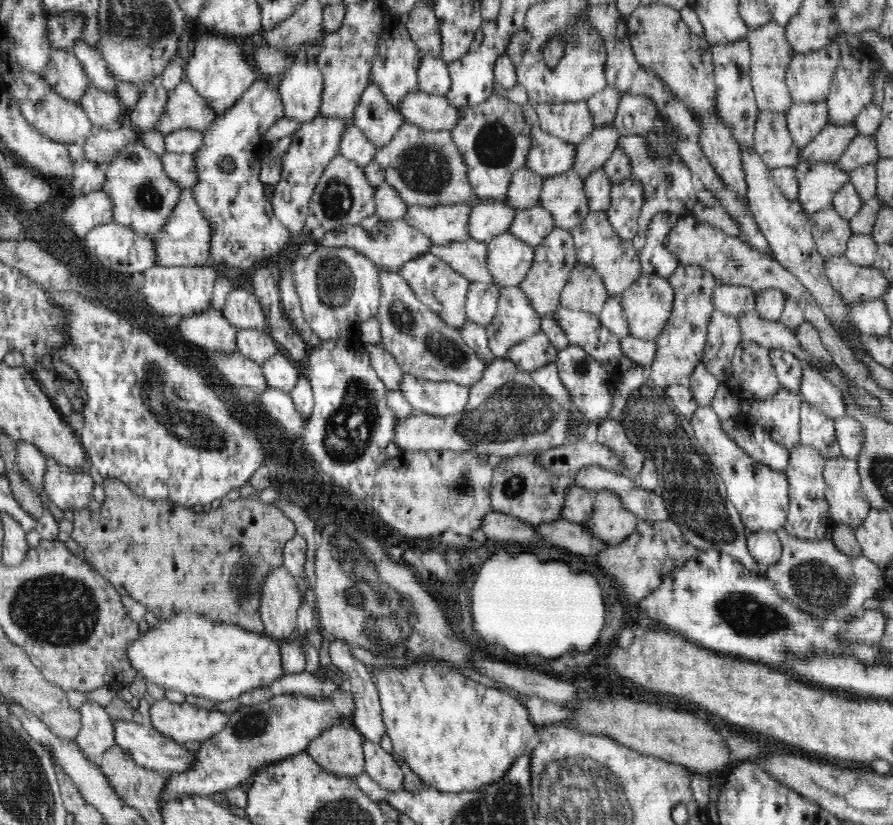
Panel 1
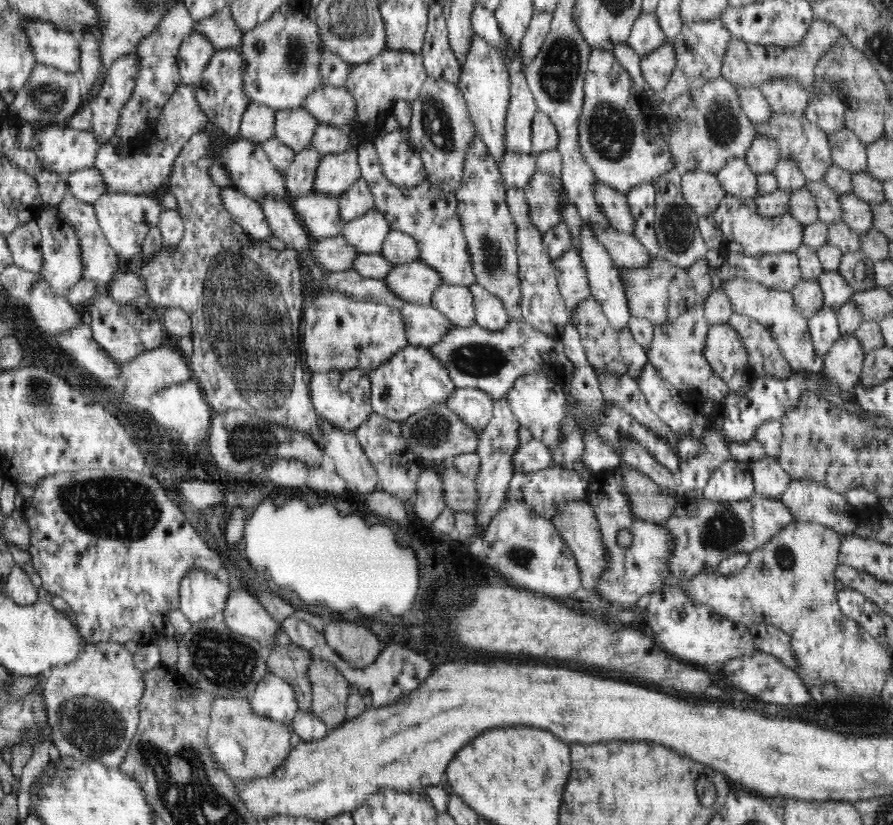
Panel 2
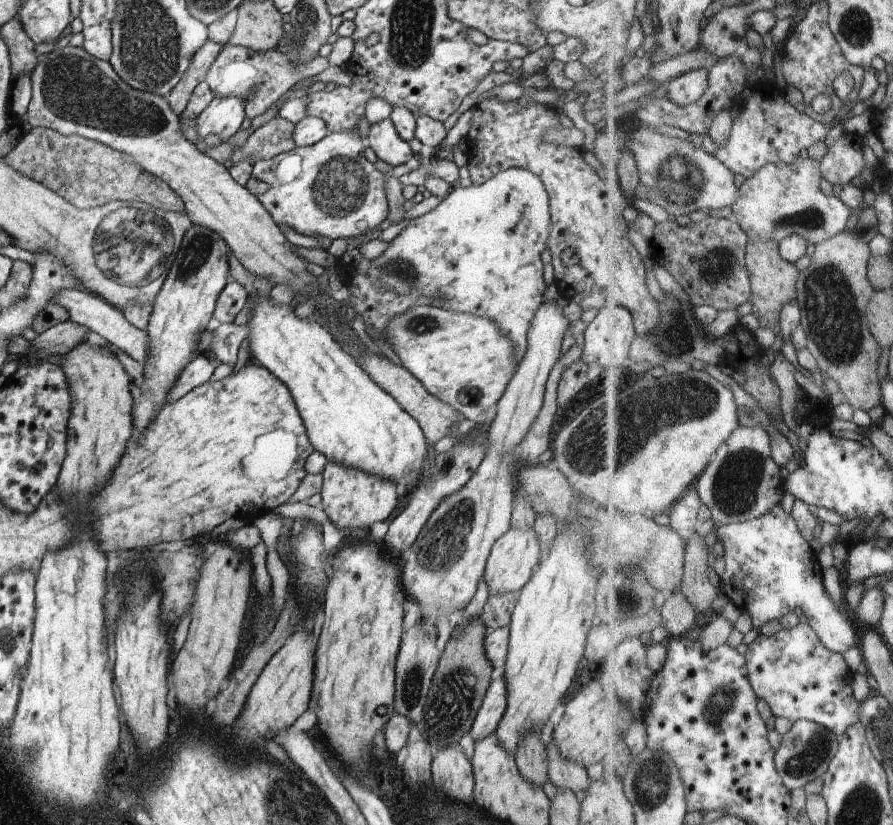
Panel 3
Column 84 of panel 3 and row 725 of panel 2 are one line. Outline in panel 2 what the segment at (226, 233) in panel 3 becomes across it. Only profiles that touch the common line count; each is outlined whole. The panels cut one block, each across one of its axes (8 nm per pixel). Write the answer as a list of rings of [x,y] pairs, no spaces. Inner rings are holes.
[[[118,642],[87,643],[79,660],[68,665],[54,666],[47,676],[43,688],[51,739],[56,754],[70,756],[80,762],[101,762],[107,767],[120,766],[128,752],[133,736],[139,726],[140,700],[145,692],[143,673],[136,668],[133,655]]]

